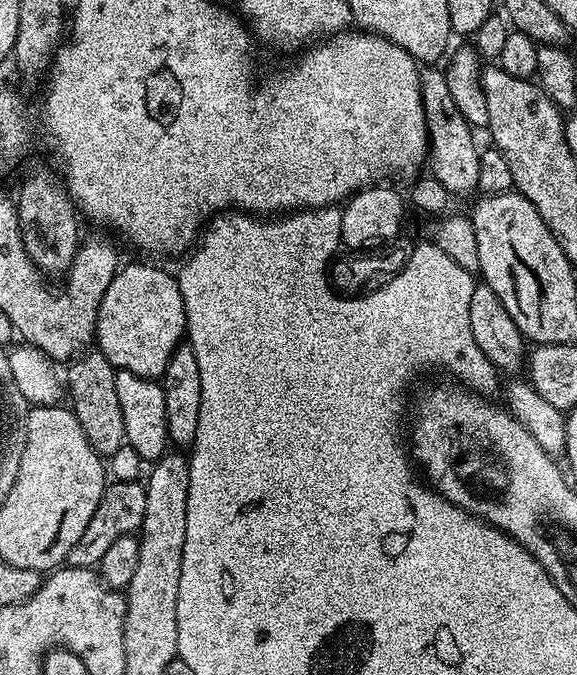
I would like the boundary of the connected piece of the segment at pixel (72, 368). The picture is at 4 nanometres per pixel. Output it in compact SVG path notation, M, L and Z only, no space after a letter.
M88 350L77 355L67 368L66 396L72 399L70 407L78 418L78 426L82 426L82 434L86 434L86 442L90 442L92 449L102 458L110 458L126 442L122 406L118 402L116 389L117 369L112 367L112 363L99 350Z

